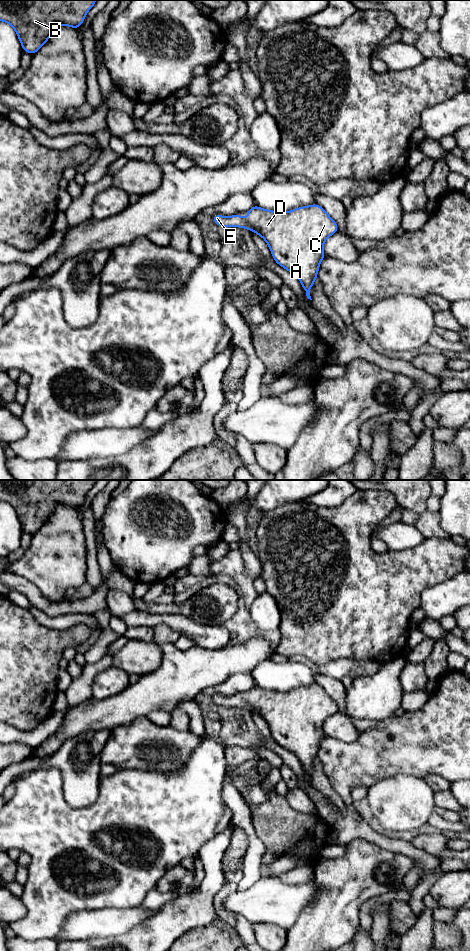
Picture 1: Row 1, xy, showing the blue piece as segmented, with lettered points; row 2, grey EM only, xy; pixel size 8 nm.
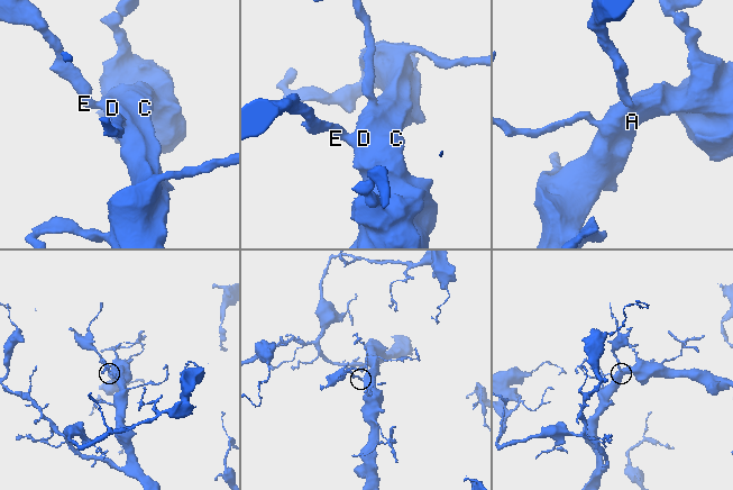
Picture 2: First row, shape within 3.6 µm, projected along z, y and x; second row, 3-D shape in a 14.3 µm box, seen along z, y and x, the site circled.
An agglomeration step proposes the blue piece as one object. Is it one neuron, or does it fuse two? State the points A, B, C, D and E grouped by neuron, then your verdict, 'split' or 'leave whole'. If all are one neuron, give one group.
A B C D E | leave whole

